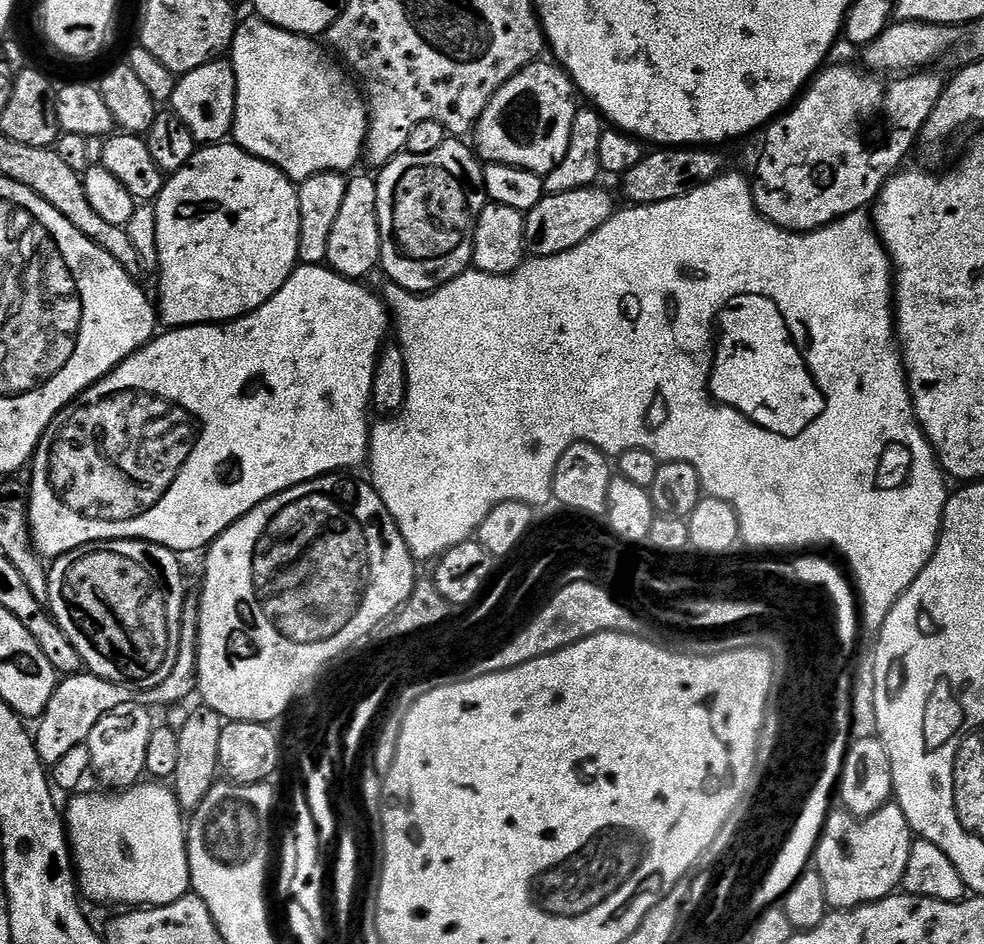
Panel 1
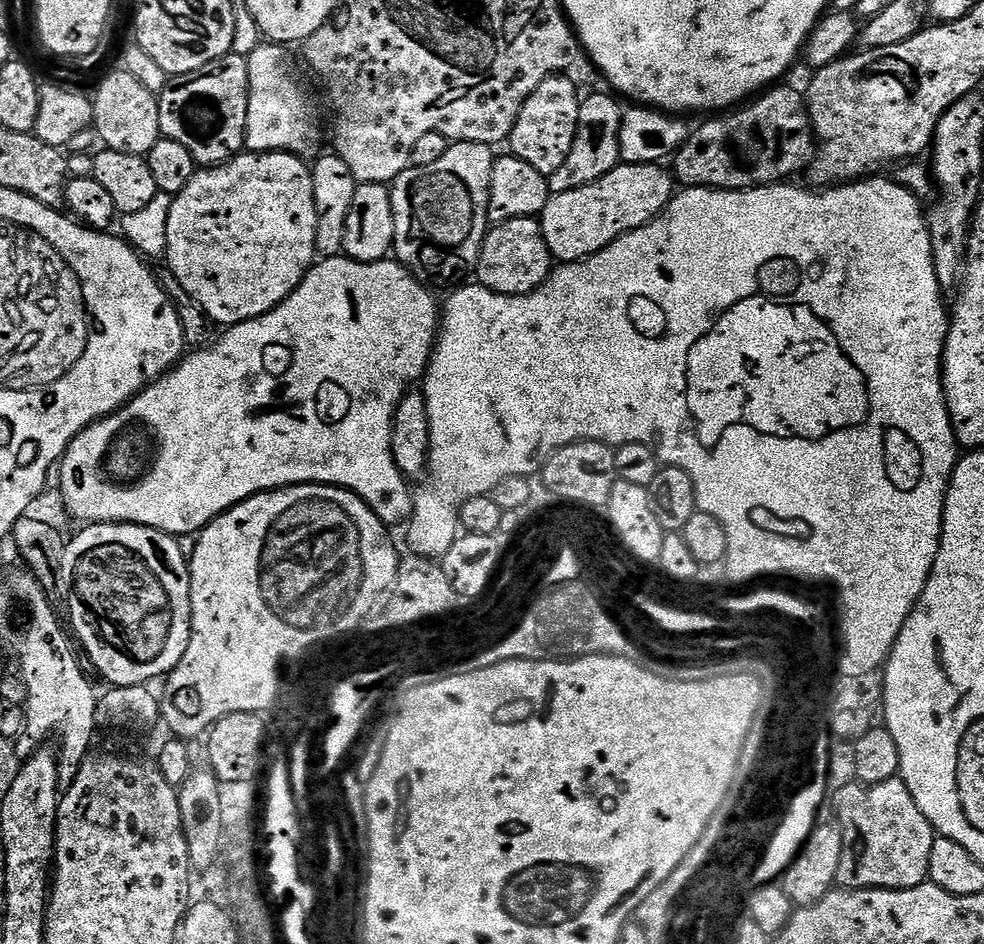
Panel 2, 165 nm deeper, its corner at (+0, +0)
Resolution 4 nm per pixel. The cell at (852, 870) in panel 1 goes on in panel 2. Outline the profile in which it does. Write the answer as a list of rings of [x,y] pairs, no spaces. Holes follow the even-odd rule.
[[[902,779],[886,780],[877,784],[869,784],[867,786],[853,782],[845,786],[840,792],[834,796],[836,801],[836,816],[842,834],[842,862],[838,866],[838,884],[842,888],[913,888],[928,880],[928,867],[930,866],[930,846],[934,846],[937,835],[933,832],[930,822],[926,822],[926,814],[922,814],[922,810],[918,810],[918,802],[914,802],[914,798],[910,794],[910,790],[906,786],[906,782]]]

